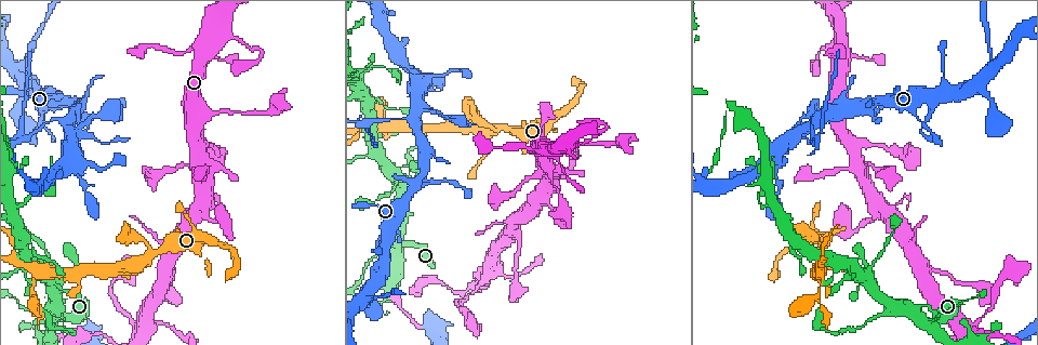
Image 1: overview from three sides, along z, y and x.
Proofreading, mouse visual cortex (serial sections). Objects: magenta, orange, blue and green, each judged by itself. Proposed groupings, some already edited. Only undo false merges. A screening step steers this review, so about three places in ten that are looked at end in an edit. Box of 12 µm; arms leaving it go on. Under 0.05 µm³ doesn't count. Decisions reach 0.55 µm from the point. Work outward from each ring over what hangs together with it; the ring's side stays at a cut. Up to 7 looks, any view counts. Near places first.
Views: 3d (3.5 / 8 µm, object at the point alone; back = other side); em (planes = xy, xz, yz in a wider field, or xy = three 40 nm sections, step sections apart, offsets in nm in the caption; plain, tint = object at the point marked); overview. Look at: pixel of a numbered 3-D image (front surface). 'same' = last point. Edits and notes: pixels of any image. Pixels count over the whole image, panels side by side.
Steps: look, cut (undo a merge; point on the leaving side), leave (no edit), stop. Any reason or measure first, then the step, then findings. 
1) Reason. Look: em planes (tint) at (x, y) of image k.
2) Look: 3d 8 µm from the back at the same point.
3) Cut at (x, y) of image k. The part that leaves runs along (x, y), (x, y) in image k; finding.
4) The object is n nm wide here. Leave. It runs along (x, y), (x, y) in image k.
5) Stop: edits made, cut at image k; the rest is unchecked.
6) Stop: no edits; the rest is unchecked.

Thick turns thin. Look: 3d 3.5 µm at (400, 119) of image 1.

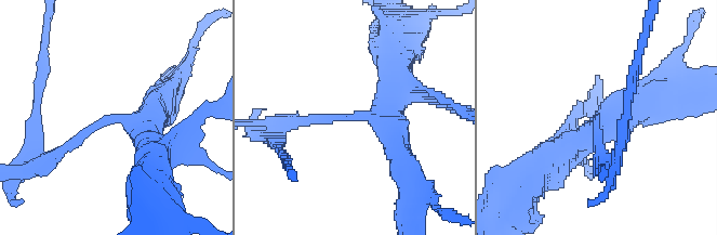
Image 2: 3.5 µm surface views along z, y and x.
The arms are 150, 400 nm wide; shape alone is not enough. Look: em xy step 5 (plain) at (596, 118) of image 2.

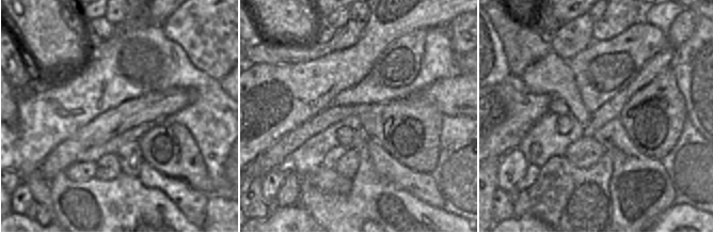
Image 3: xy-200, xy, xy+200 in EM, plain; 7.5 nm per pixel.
Look: em xy step 5 (tint) at the same point.

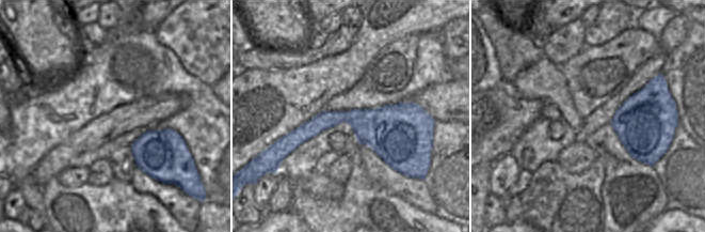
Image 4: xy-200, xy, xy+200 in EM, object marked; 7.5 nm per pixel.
Leave. Continuous, no second cell.

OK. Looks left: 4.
Touches itself. Look: 3d 3.5 µm at (38, 122) of image 1.

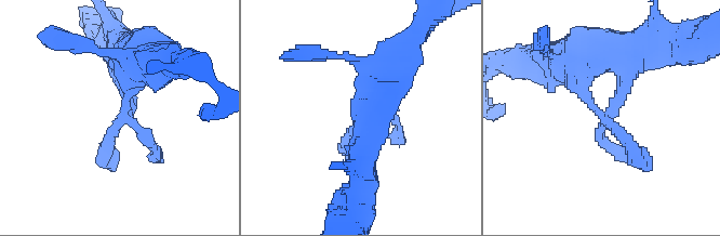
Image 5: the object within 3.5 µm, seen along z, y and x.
Look: em xy step 2 (tint) at (126, 112) of image 5.

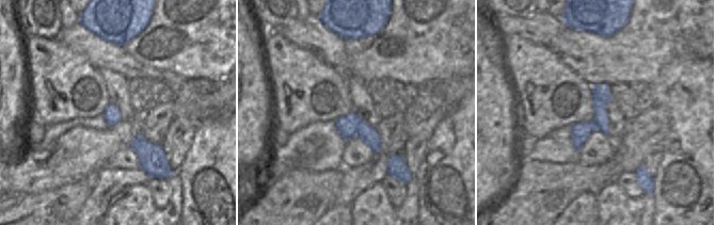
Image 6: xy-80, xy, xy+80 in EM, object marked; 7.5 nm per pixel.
Cut it another way. Look: em xy step 1 (tint) at the same point.

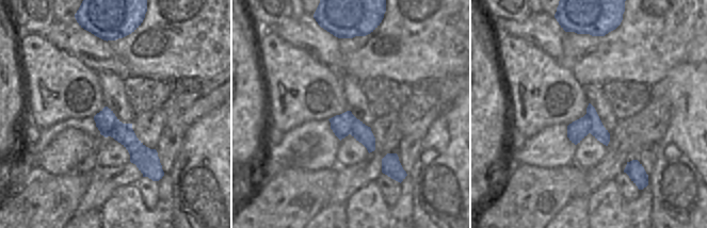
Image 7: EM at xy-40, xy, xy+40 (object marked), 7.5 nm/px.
Leave. It runs along (562, 61), (587, 101), (649, 167) in image 5; one cell here.

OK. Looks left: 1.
Stop: no edits; the rest is unchecked.

